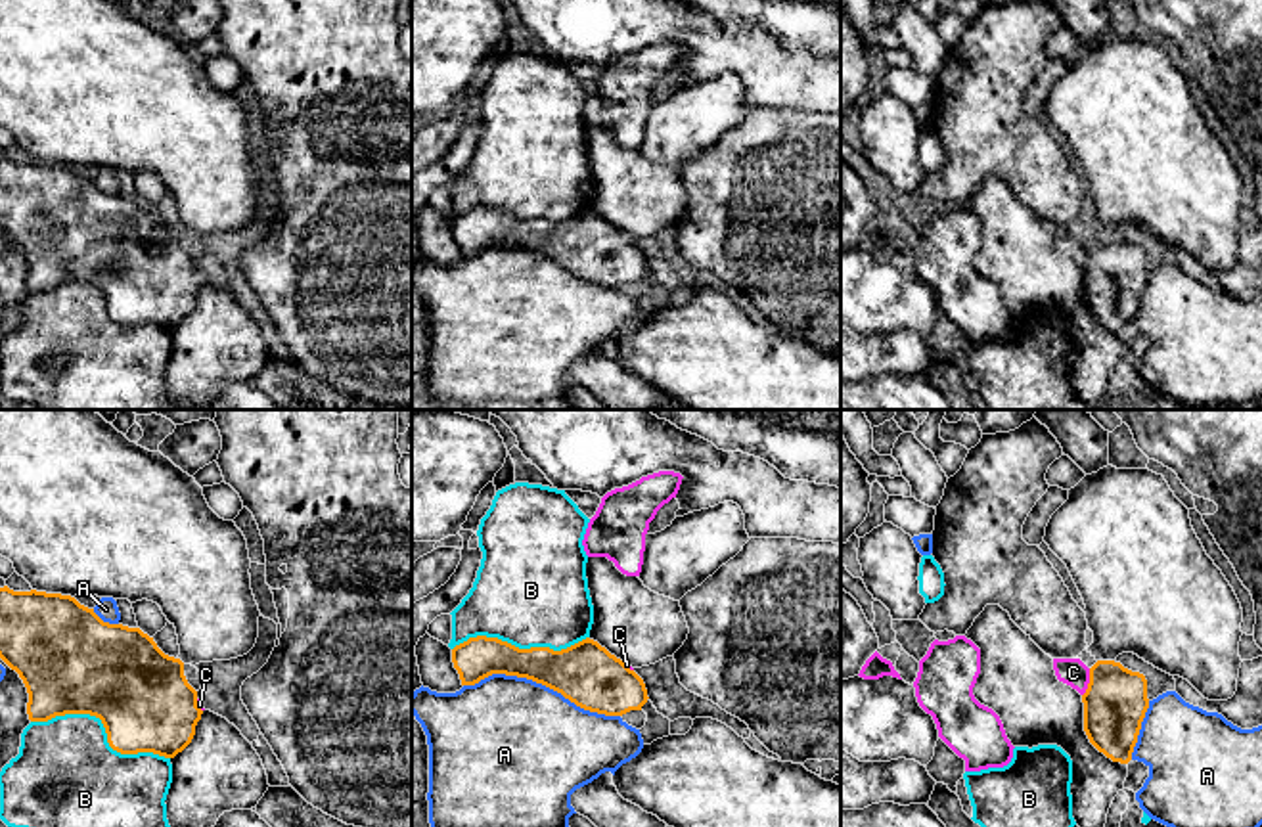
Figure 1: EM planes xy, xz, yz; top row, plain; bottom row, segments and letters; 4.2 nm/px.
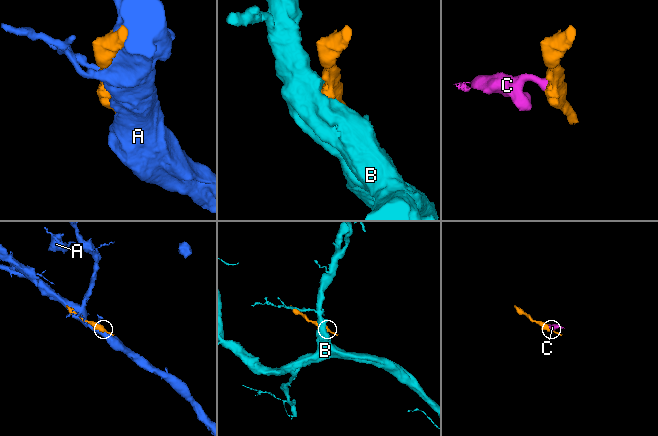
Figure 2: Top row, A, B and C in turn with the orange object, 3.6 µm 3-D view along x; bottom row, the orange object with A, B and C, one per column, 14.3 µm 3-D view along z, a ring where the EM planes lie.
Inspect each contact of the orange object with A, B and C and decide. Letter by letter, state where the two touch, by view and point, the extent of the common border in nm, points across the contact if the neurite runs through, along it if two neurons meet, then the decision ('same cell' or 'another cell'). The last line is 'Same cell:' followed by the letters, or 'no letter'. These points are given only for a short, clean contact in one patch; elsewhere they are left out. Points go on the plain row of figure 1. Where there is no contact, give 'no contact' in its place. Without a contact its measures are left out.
A: meets orange in xz at (542, 255); contact 650 nm long; another cell
B: meets orange in xy at (104, 297); contact 600 nm long; another cell
C: meets orange in yz at (1090, 253); contact 120 nm long; border along yz (1090, 240), (1090, 251), (1082, 267); another cell
Same cell: no letter

